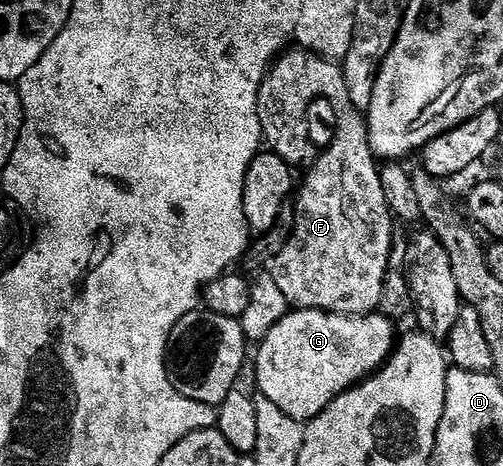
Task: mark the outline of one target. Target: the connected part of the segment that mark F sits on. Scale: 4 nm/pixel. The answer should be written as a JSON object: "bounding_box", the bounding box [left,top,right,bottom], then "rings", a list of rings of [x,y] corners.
{"bounding_box":[256,52,394,317],"rings":[[[310,52],[300,55],[304,57],[298,58],[297,61],[288,56],[281,55],[276,58],[258,91],[256,114],[260,120],[263,144],[288,165],[299,167],[304,161],[304,152],[310,149],[307,109],[312,101],[318,99],[332,103],[337,115],[337,131],[333,142],[313,163],[304,186],[301,189],[299,186],[295,194],[296,222],[293,233],[282,253],[272,262],[270,274],[288,300],[289,306],[297,309],[321,309],[323,313],[345,313],[348,317],[363,317],[364,314],[375,313],[381,308],[384,280],[390,275],[388,260],[392,253],[394,232],[394,218],[386,203],[378,161],[370,147],[367,118],[351,102],[343,68],[335,60]]]}

